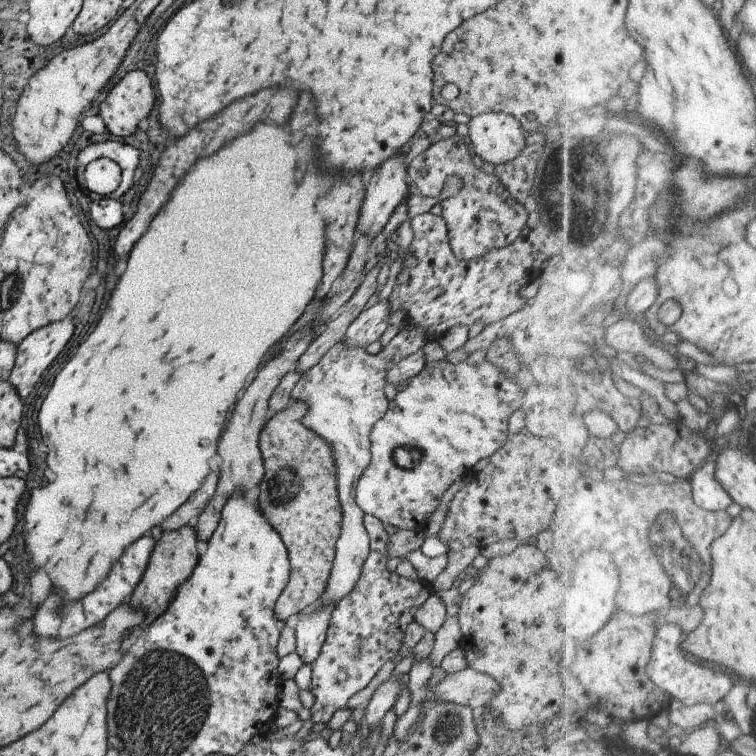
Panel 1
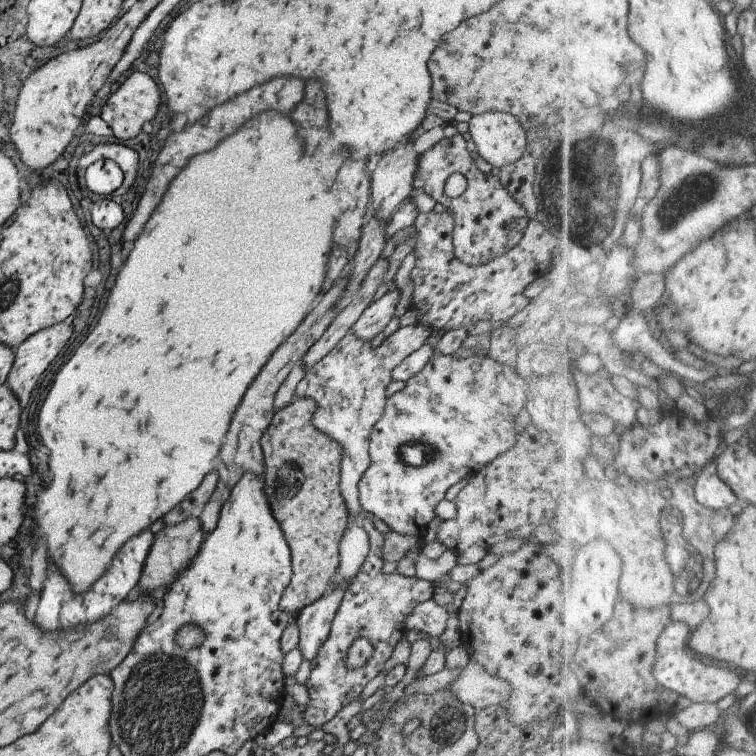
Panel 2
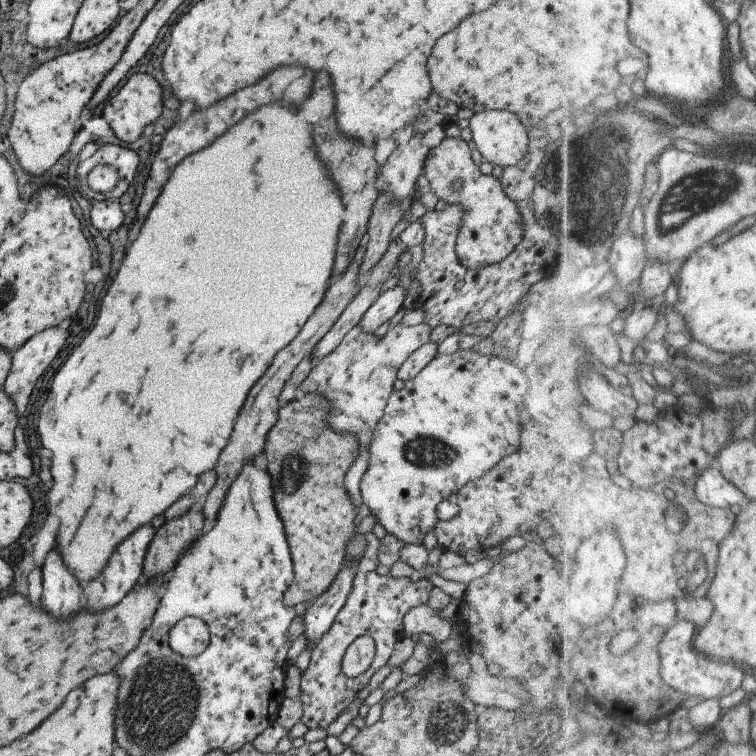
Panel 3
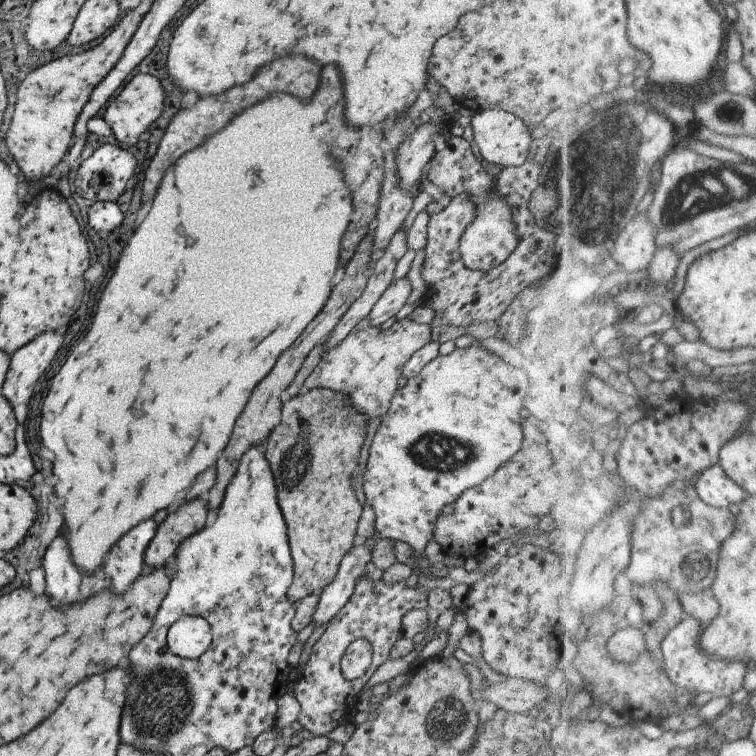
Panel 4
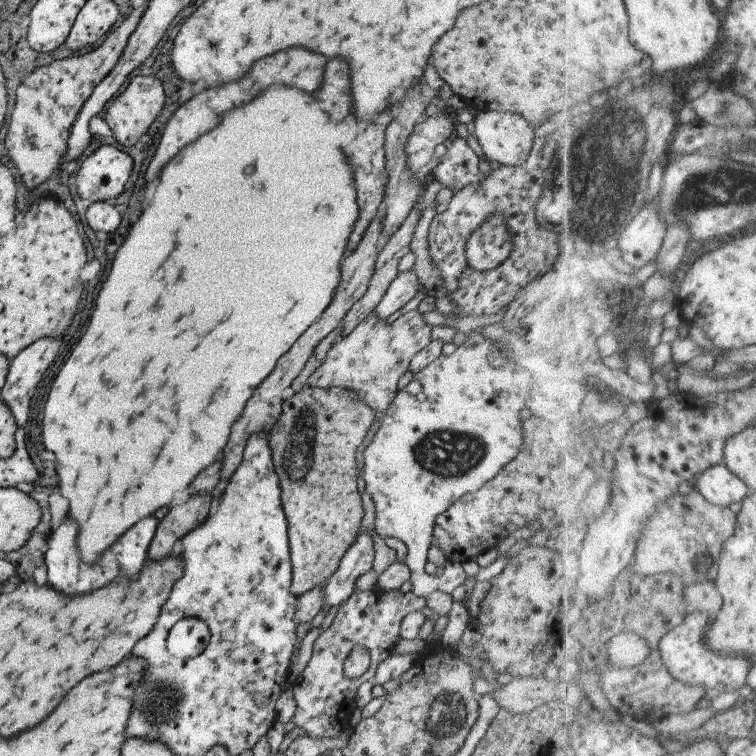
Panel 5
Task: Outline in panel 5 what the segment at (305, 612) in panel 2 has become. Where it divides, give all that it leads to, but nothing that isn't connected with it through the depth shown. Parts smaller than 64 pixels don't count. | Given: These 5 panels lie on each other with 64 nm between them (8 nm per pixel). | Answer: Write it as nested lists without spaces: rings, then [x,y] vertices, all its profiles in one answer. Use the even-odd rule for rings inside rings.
[[[369,533],[358,535],[339,562],[336,572],[324,584],[323,608],[328,610],[333,605],[343,605],[352,596],[356,580],[373,568],[375,554],[372,536]]]

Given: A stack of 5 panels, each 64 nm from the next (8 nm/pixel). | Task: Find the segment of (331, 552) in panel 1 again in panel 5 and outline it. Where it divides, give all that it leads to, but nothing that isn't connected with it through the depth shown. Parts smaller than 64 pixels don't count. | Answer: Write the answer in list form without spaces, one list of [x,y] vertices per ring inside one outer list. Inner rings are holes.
[[[306,385],[292,398],[283,400],[278,422],[268,430],[272,462],[282,488],[282,510],[288,522],[292,565],[290,592],[297,597],[318,584],[324,586],[358,536],[364,508],[358,492],[356,452],[374,422],[374,415],[375,411],[351,389]]]

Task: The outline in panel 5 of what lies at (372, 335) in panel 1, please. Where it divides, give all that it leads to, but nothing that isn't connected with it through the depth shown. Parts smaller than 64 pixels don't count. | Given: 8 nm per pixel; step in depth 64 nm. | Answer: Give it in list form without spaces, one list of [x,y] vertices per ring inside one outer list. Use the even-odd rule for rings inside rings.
[[[408,270],[397,274],[384,293],[380,304],[376,306],[376,316],[380,320],[386,320],[396,310],[400,310],[407,302],[410,302],[418,294],[420,283],[415,271]]]

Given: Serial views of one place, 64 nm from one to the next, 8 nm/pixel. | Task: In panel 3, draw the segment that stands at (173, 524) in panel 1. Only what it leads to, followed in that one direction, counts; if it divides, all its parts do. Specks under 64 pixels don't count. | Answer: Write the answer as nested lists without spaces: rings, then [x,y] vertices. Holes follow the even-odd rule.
[[[214,470],[202,474],[198,480],[198,484],[196,484],[186,496],[182,496],[182,500],[178,500],[174,506],[170,506],[170,508],[166,510],[166,521],[182,517],[187,511],[198,510],[201,512],[208,494],[216,485],[216,482],[217,474]]]

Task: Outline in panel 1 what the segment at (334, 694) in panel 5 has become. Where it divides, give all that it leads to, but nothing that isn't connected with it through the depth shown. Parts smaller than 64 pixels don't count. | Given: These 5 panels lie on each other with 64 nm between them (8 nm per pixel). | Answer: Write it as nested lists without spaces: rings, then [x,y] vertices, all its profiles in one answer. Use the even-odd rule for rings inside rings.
[[[365,515],[364,528],[368,531],[370,544],[367,559],[352,592],[344,596],[332,610],[326,640],[318,658],[311,664],[312,678],[308,687],[315,698],[310,708],[310,720],[314,724],[327,724],[336,710],[345,708],[346,704],[362,689],[388,660],[397,658],[402,639],[408,625],[414,621],[414,614],[436,585],[413,582],[406,577],[389,572],[386,546],[390,535],[384,530],[383,522],[375,516]]]

